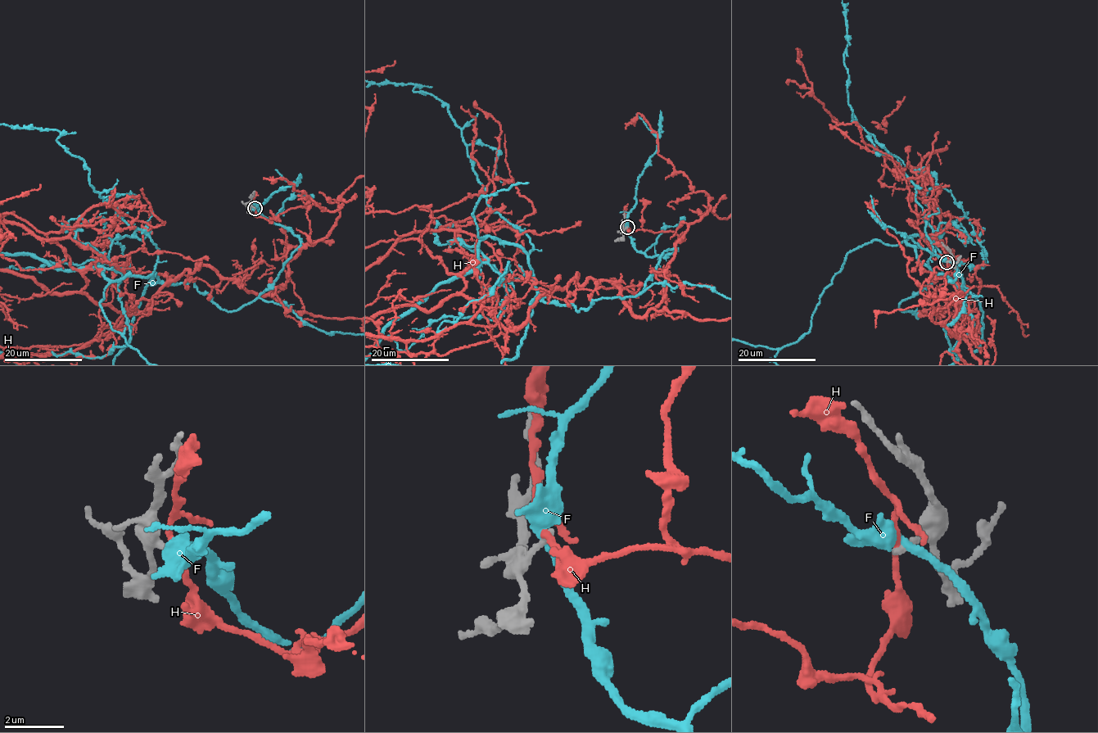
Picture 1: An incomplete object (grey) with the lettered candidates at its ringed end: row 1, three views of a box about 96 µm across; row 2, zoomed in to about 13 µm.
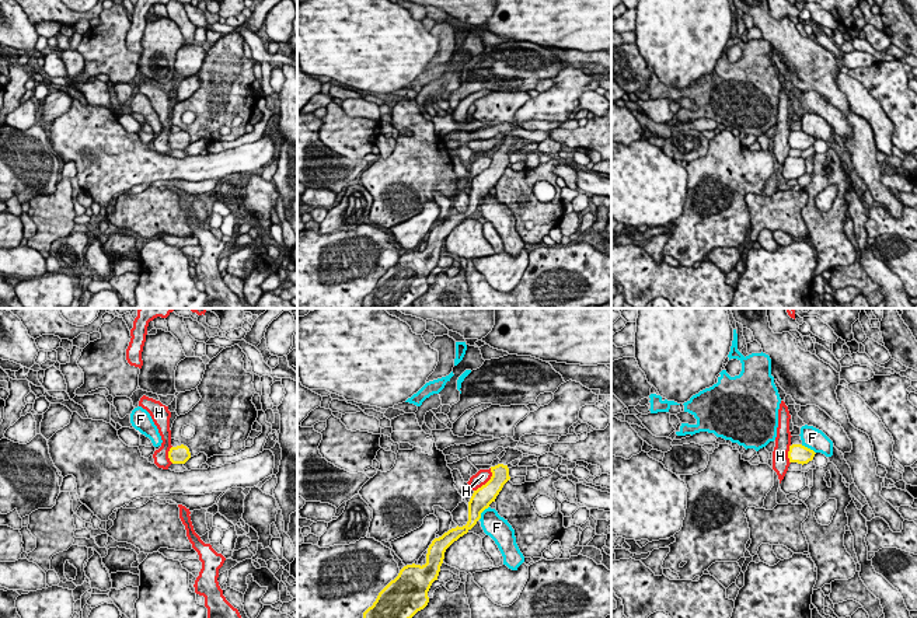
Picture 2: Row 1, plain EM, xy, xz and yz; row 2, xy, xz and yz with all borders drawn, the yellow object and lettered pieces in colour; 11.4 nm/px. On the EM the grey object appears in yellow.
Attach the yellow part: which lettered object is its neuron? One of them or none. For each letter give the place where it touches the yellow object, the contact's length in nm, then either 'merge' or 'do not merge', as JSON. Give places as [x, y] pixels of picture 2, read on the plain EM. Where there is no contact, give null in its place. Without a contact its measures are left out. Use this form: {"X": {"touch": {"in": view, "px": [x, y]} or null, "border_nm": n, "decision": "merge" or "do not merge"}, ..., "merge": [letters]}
{"F": {"touch": {"in": "xz", "px": [481, 198]}, "border_nm": 200, "decision": "do not merge"}, "H": {"touch": {"in": "xz", "px": [488, 167]}, "border_nm": 340, "decision": "do not merge"}, "merge": []}

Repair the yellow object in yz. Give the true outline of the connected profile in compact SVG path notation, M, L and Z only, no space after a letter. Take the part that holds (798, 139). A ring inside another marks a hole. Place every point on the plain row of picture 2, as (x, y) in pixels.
M792 130L789 132L788 144L789 149L798 149L798 150L808 150L813 146L815 137L802 132L802 130Z

